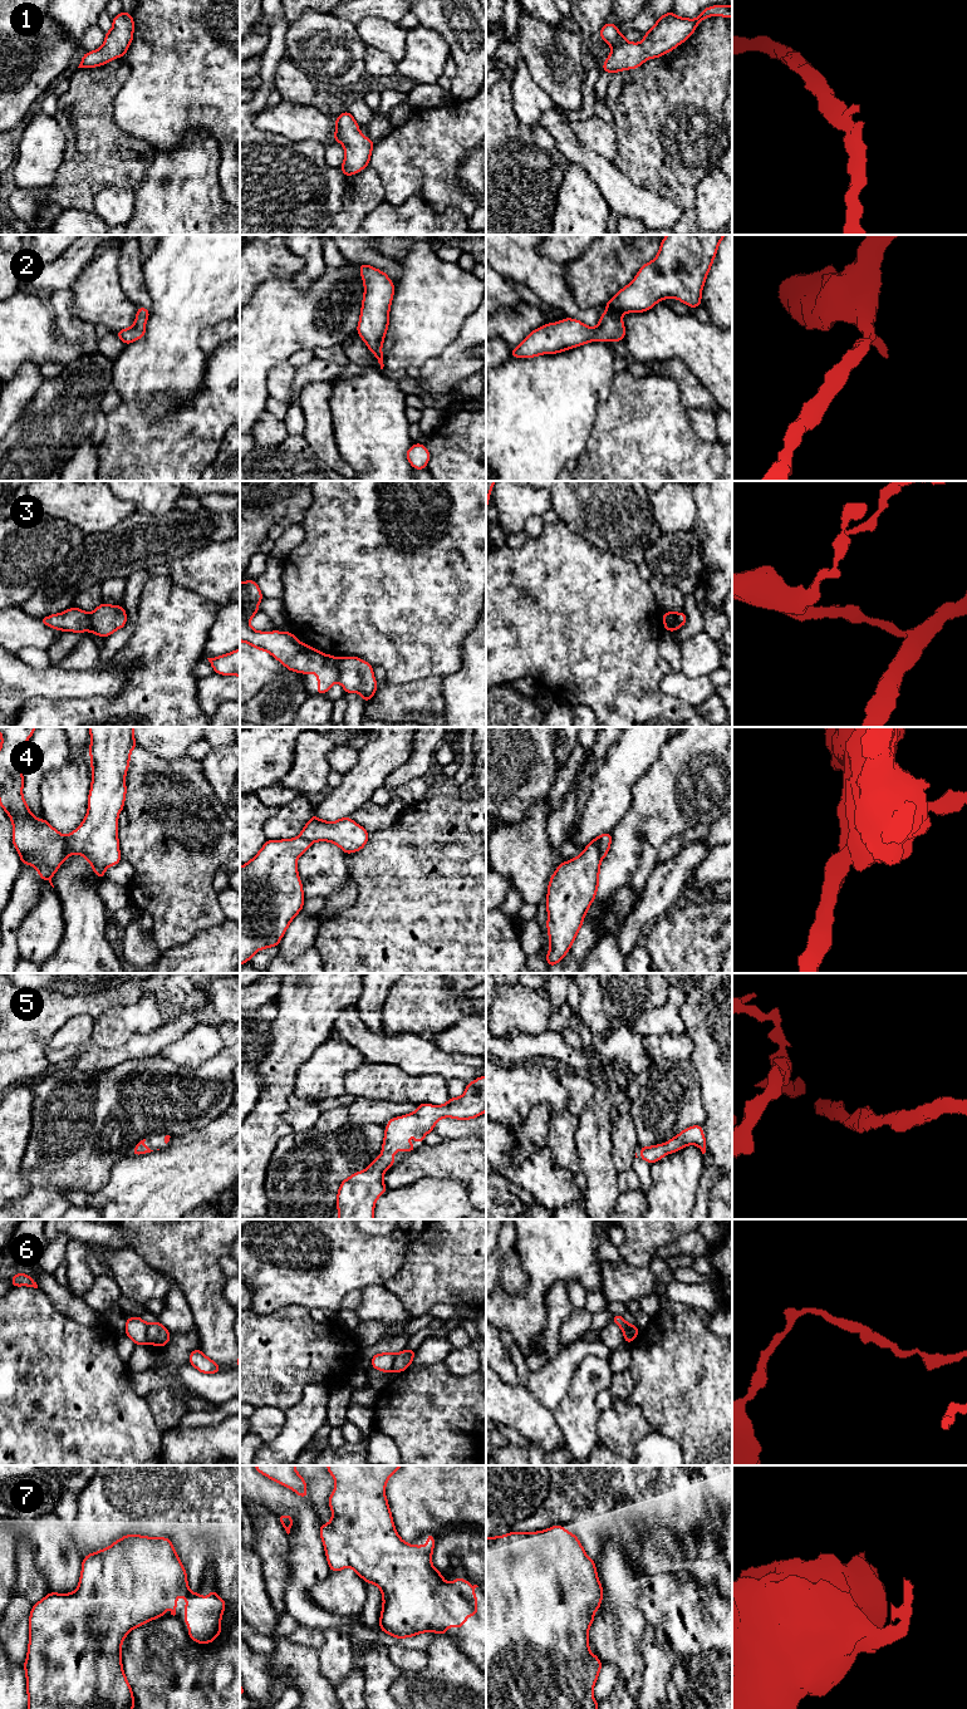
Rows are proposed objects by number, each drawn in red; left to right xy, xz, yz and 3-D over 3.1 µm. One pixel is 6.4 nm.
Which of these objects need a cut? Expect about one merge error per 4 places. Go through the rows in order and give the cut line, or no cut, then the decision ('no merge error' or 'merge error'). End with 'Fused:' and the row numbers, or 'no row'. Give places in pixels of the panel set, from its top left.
1: no cut; no merge error
2: no cut; no merge error
3: cut in xz along (335, 658), (339, 681); merge error
4: cut in xy along (67, 836), (64, 857), (48, 879); merge error
5: no cut; no merge error
6: cut in xy along (148, 1325), (147, 1341); merge error
7: no cut; no merge error
Fused: 3, 4, 6

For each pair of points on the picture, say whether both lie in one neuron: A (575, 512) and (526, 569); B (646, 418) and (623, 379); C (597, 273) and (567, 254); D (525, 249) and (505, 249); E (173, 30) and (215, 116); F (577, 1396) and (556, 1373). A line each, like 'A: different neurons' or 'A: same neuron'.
A: different neurons
B: same neuron
C: different neurons
D: same neuron
E: same neuron
F: different neurons

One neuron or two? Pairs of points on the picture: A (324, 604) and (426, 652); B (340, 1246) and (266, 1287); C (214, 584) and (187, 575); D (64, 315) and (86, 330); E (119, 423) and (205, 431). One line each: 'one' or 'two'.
A: one
B: one
C: one
D: one
E: one

